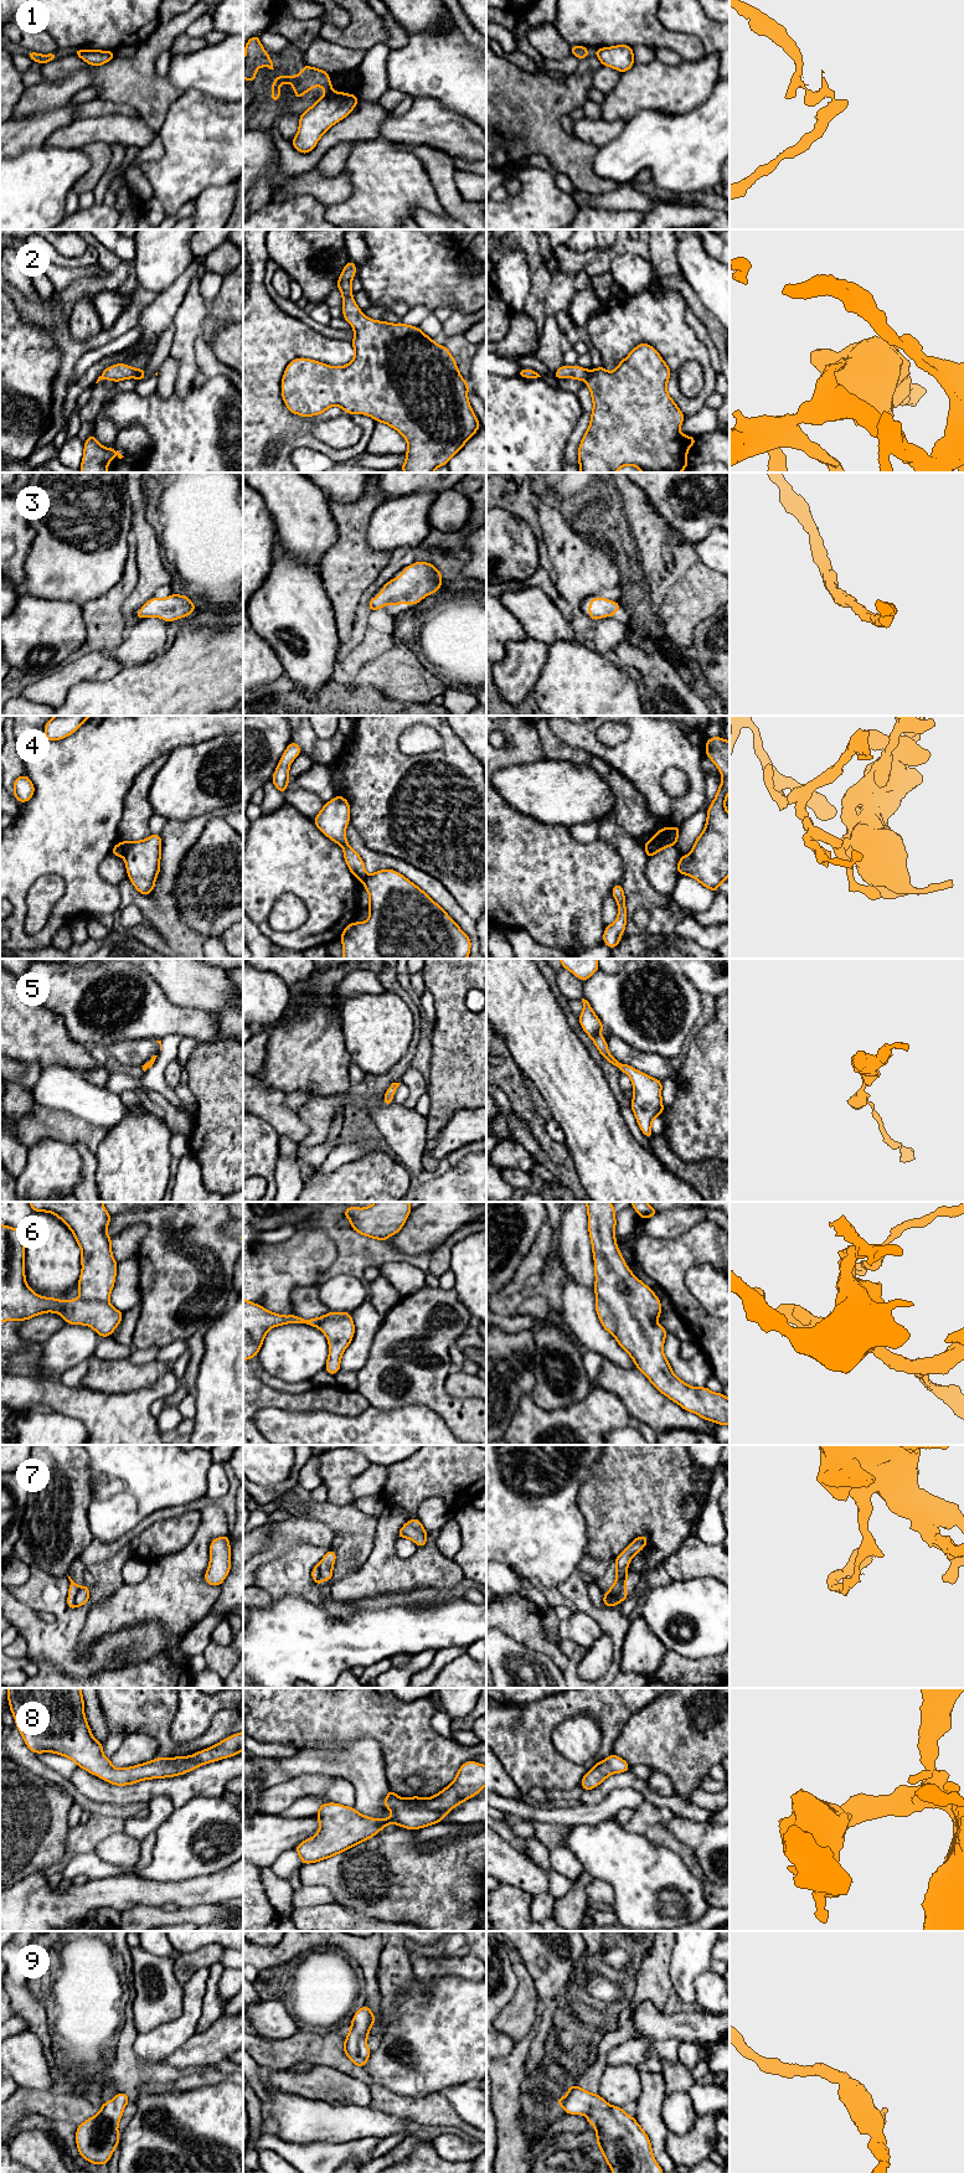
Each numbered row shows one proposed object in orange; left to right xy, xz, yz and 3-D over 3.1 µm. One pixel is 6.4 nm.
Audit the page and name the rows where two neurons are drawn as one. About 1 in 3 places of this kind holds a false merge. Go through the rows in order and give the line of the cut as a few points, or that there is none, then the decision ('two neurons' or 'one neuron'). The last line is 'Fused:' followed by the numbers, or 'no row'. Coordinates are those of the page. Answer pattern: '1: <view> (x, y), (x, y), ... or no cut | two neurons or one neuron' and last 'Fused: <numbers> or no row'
1: xz (331, 91), (318, 99) | two neurons
2: no cut | one neuron
3: no cut | one neuron
4: xy (120, 842), (122, 855) | two neurons
5: no cut | one neuron
6: no cut | one neuron
7: yz (625, 1575), (617, 1593), (608, 1591) | two neurons
8: no cut | one neuron
9: no cut | one neuron
Fused: 1, 4, 7

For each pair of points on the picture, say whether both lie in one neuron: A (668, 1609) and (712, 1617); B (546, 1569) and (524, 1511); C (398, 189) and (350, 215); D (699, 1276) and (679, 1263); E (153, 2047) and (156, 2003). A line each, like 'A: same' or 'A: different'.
A: same
B: same
C: same
D: different
E: different

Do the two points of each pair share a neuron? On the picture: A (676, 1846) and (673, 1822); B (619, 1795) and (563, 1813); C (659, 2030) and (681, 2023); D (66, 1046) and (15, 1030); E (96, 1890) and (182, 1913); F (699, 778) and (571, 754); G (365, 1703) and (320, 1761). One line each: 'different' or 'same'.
A: different
B: same
C: same
D: same
E: different
F: different
G: different

